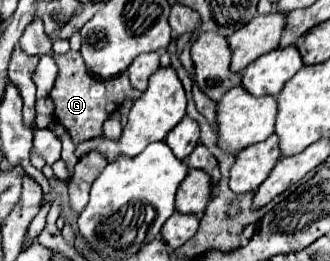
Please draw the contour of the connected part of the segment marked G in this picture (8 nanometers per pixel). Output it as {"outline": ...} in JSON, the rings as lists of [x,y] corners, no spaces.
{"outline":[[[69,50],[65,54],[53,54],[53,58],[59,66],[59,74],[57,74],[55,86],[51,90],[51,98],[55,102],[55,118],[69,130],[75,144],[81,144],[85,140],[99,136],[103,122],[123,102],[135,100],[141,96],[141,92],[129,84],[127,74],[119,74],[115,78],[109,78],[109,80],[93,78],[85,68],[81,52],[77,52],[77,50]]]}

